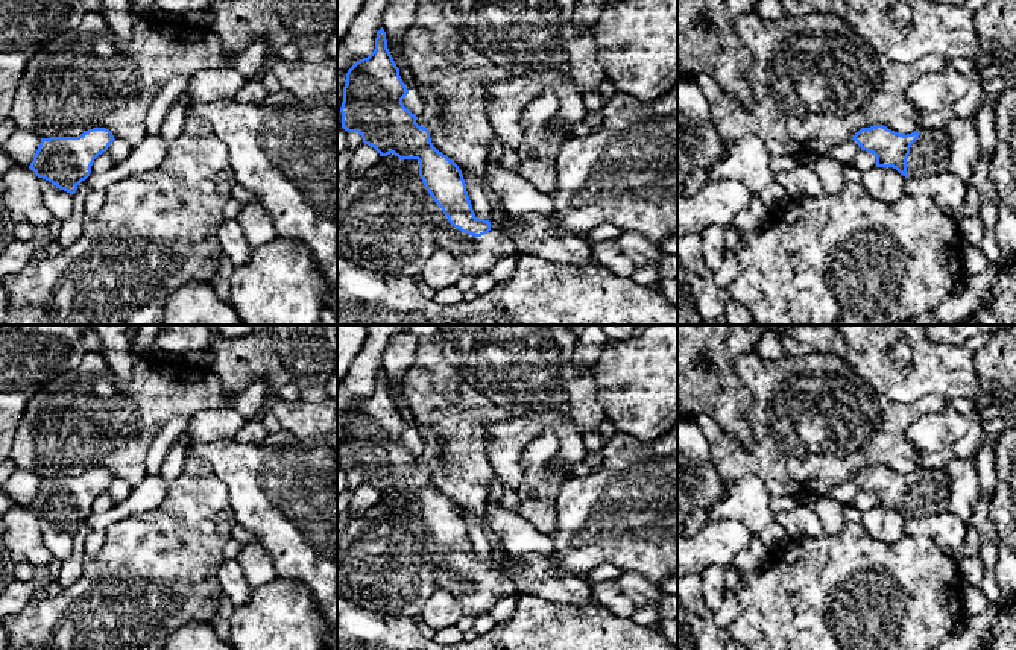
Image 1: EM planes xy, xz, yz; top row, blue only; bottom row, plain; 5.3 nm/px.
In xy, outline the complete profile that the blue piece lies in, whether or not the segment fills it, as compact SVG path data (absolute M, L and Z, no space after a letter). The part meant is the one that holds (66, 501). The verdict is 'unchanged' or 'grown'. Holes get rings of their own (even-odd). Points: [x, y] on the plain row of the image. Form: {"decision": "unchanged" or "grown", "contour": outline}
{"decision": "unchanged", "contour": "M93 468L79 477L41 478L29 509L59 530L74 535L77 525L90 516L94 500L114 480L106 468Z"}

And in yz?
{"decision": "grown", "contour": "M887 466L861 468L854 481L876 497L878 507L893 507L901 515L922 518L948 512L949 478L943 468L899 474Z"}

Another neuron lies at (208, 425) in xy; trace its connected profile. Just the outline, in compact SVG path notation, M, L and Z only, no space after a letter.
M223 407L202 410L190 418L184 434L188 446L222 439L235 439L246 421L248 419L237 409Z

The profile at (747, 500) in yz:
M747 475L726 486L723 497L712 506L708 518L740 521L756 535L775 521L770 500L771 494L765 484L758 477Z

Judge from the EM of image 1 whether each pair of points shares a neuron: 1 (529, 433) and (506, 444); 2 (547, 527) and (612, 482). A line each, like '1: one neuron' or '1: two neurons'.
1: one neuron
2: two neurons

